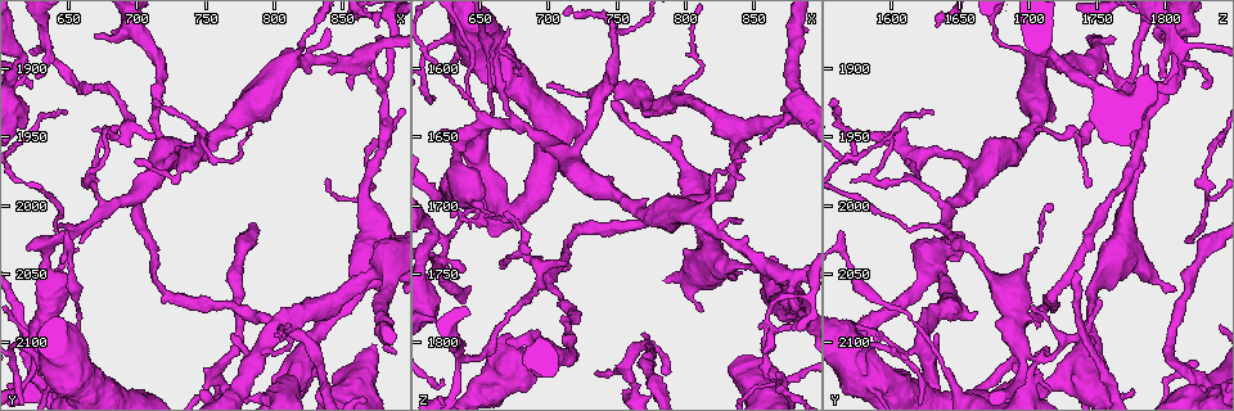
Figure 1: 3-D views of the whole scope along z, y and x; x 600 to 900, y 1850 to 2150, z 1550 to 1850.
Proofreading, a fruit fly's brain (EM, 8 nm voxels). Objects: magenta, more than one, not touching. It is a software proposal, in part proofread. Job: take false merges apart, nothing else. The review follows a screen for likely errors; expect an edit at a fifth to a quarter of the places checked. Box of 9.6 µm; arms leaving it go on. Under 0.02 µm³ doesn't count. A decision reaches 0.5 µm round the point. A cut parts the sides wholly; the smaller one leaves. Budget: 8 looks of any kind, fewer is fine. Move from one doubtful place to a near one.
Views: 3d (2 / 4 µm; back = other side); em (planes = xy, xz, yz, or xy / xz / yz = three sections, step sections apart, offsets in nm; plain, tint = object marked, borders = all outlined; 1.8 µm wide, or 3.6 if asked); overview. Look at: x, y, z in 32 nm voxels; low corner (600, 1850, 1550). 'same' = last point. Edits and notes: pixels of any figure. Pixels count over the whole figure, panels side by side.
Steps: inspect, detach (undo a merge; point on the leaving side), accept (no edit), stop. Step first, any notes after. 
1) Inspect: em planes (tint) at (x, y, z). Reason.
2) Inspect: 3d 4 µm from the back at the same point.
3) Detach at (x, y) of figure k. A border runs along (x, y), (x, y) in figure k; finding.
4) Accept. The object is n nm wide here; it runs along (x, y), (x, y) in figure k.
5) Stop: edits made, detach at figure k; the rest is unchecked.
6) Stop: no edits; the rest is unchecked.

Inspect: 3d 4 µm from the back at (622, 2092, 1740). Three-way junction.

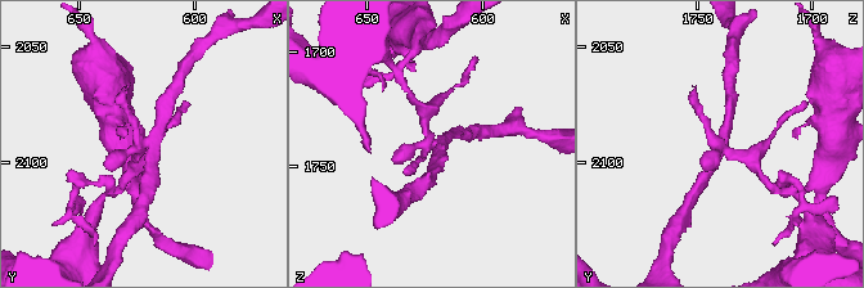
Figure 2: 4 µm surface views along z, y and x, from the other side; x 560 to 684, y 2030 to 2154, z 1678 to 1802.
Inspect: em planes (tint) at (622, 2094, 1739). Now the EM.

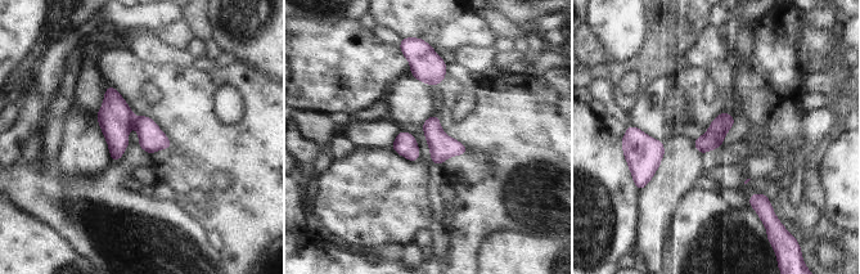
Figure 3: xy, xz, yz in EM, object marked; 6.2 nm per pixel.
Detach at (115, 117) of figure 3. The object is 120 nm wide here; a border runs along (135, 118), (133, 122) in figure 3; a second neuron is stuck on.

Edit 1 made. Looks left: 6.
Inspect: 3d 2 µm at (652, 2042, 1570). Narrows sharply.

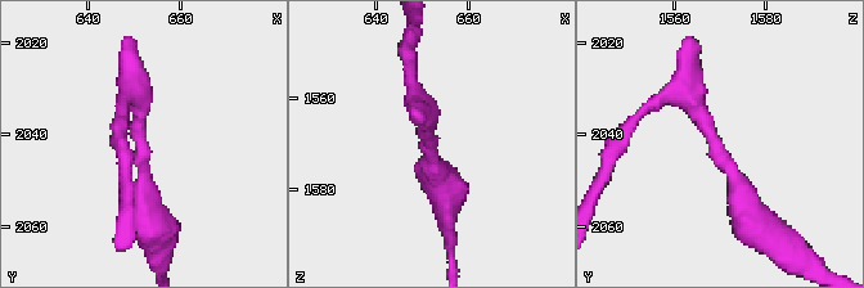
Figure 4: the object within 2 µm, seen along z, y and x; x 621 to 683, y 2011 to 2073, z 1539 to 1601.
Inspect: em planes (borders) at (652, 2042, 1569).

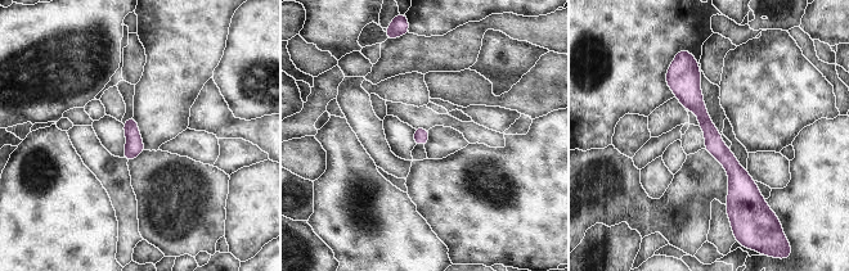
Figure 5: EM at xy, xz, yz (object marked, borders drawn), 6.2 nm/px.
Accept. One neuron here.

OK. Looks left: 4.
Inspect: 3d 2 µm at (750, 1950, 1574). A fork.

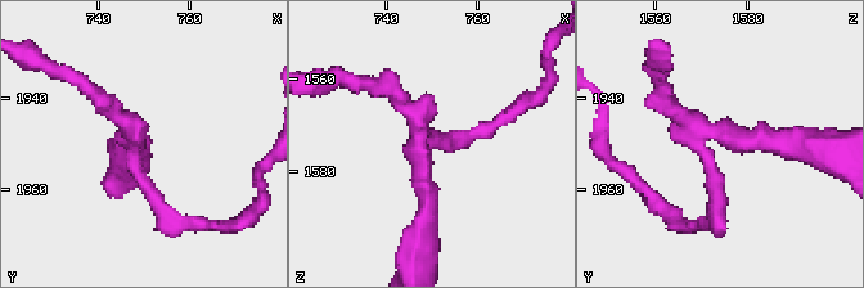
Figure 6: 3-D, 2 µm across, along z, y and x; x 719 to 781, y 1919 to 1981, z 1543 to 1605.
Inspect: em yz step 16 (tint) at (748, 1950, 1573). Shape alone is not enough.

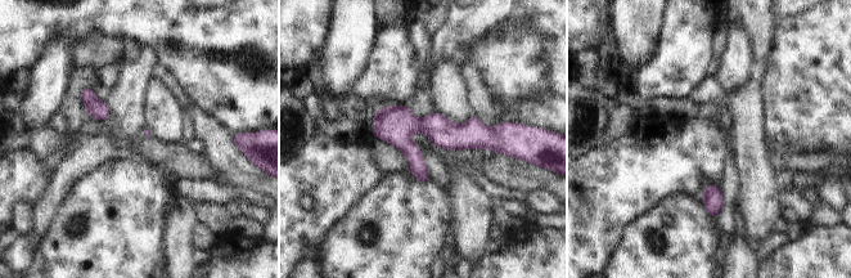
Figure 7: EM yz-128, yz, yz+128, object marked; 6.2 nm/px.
Inspect: em planes (borders) at the same point.

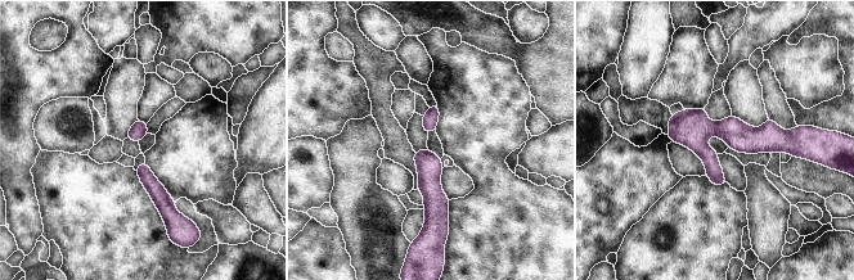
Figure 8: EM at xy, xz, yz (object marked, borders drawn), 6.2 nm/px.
Accept. The object is 110 nm wide here; it runs along (672, 123), (786, 140), (796, 150) in figure 8; continuous, no second neuron.

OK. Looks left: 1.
Stop: edits made, detach at figure 3; the rest is unchecked.

